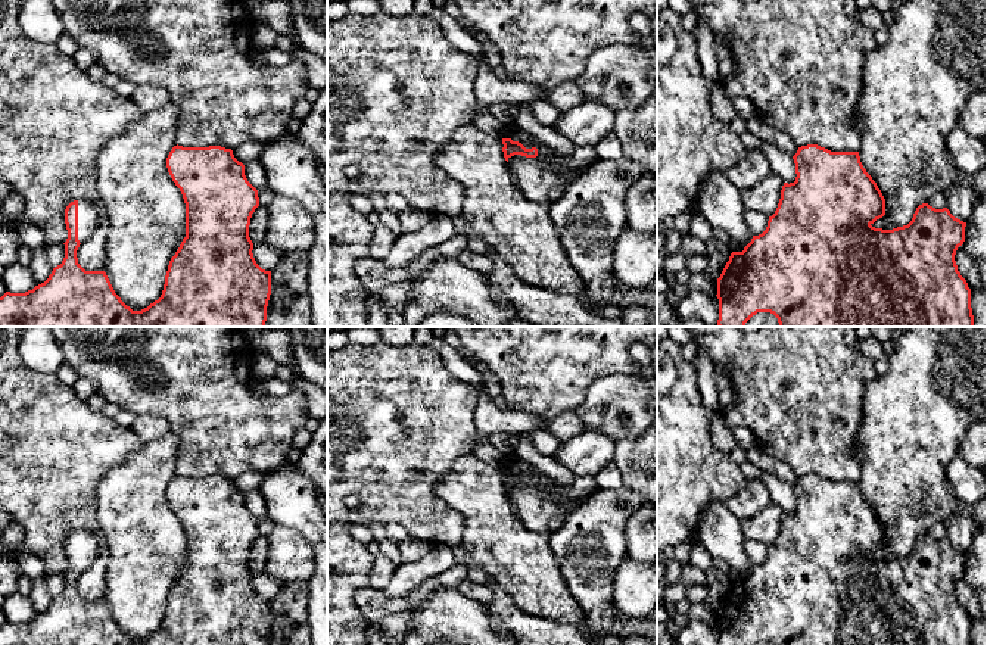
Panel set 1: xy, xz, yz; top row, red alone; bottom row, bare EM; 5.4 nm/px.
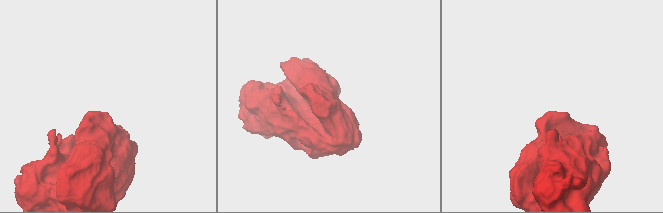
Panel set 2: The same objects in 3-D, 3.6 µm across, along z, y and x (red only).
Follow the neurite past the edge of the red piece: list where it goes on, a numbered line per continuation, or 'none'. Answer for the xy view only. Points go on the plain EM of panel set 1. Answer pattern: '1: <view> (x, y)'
1: xy (89, 545)

